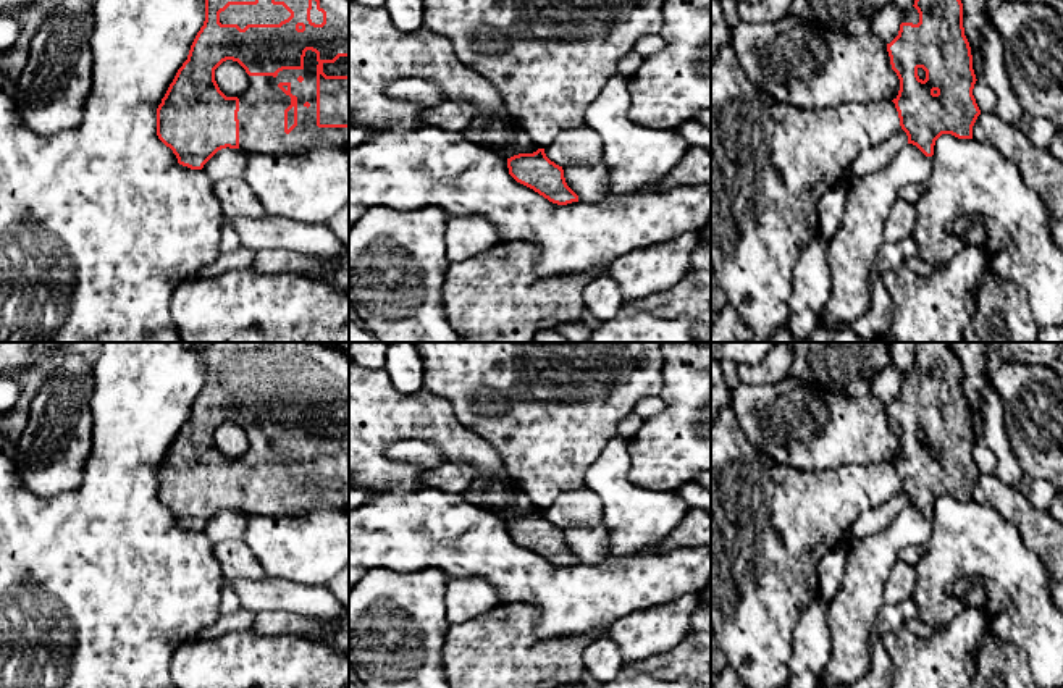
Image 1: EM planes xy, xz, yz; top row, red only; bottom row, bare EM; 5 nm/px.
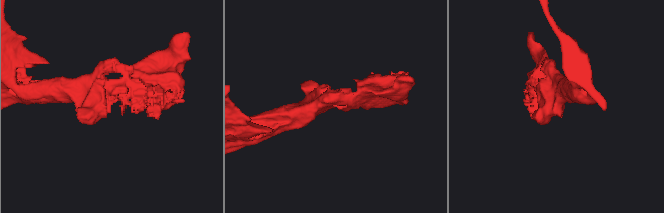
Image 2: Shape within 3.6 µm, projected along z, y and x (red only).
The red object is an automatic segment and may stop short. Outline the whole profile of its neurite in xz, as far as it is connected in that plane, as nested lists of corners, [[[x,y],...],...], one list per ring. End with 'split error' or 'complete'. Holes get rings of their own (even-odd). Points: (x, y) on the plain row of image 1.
[[[544,510],[507,520],[509,536],[557,567],[578,564],[578,557],[567,547],[562,528],[551,523]]]; complete

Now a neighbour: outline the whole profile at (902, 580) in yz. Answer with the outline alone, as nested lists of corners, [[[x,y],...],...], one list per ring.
[[[900,559],[892,567],[885,583],[885,602],[898,606],[900,602],[913,598],[916,586],[916,568]]]

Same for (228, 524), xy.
[[[221,510],[205,526],[204,533],[207,538],[218,544],[226,539],[244,541],[247,528],[247,515],[239,510]]]

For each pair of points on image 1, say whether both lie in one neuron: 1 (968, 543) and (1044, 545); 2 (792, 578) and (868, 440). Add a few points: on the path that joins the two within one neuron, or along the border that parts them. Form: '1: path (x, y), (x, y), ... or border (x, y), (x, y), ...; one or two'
1: border (1002, 516), (1016, 527), (1021, 541), (1046, 567); two
2: border (890, 461), (842, 464), (818, 472); two

